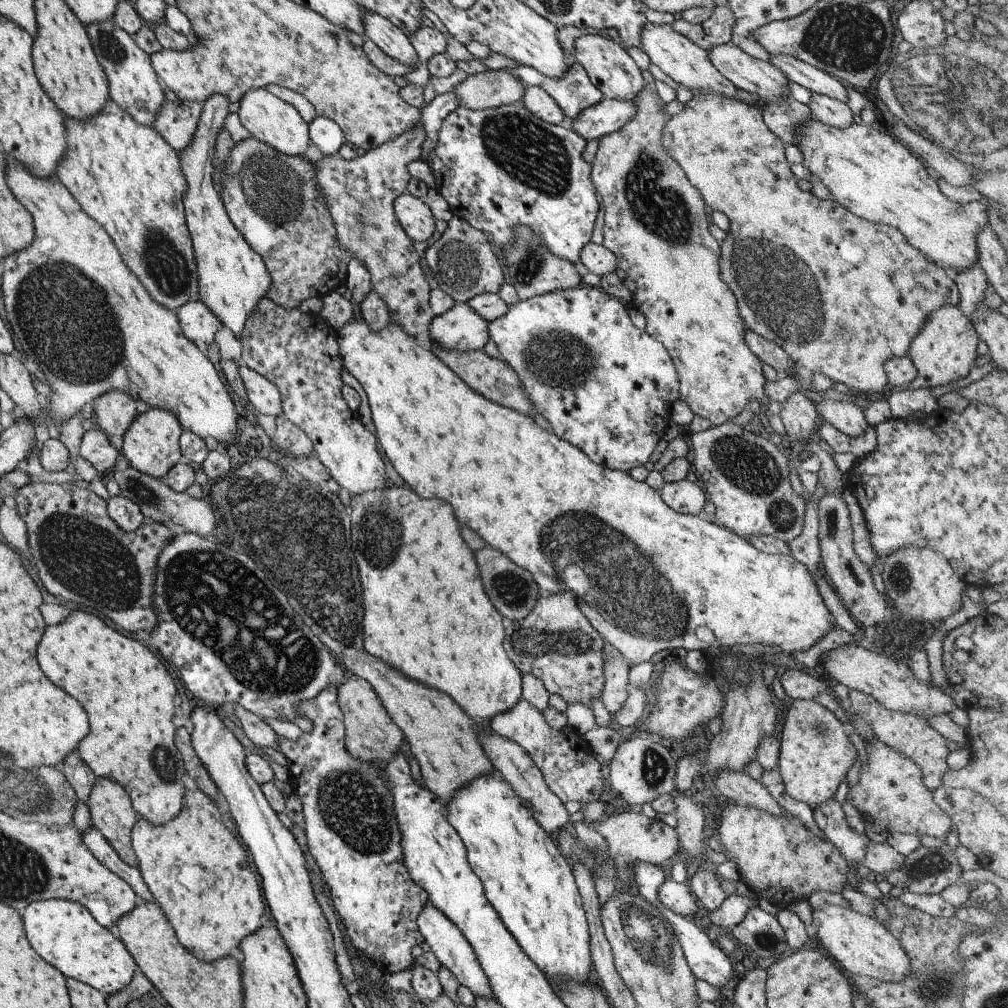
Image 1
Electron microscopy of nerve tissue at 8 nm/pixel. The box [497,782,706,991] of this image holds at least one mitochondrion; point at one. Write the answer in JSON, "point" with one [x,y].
{"point":[645,932]}

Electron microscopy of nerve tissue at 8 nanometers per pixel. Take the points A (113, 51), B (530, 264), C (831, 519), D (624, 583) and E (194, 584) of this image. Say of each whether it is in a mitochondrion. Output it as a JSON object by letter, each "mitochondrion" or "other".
{"A":"mitochondrion","B":"mitochondrion","C":"other","D":"mitochondrion","E":"mitochondrion"}

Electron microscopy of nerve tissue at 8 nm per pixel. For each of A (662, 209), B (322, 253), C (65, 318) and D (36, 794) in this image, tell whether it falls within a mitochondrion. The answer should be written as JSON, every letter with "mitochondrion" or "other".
{"A":"mitochondrion","B":"other","C":"mitochondrion","D":"mitochondrion"}

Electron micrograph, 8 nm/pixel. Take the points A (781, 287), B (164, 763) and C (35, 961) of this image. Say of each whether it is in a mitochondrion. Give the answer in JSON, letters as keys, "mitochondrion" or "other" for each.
{"A":"mitochondrion","B":"mitochondrion","C":"other"}

